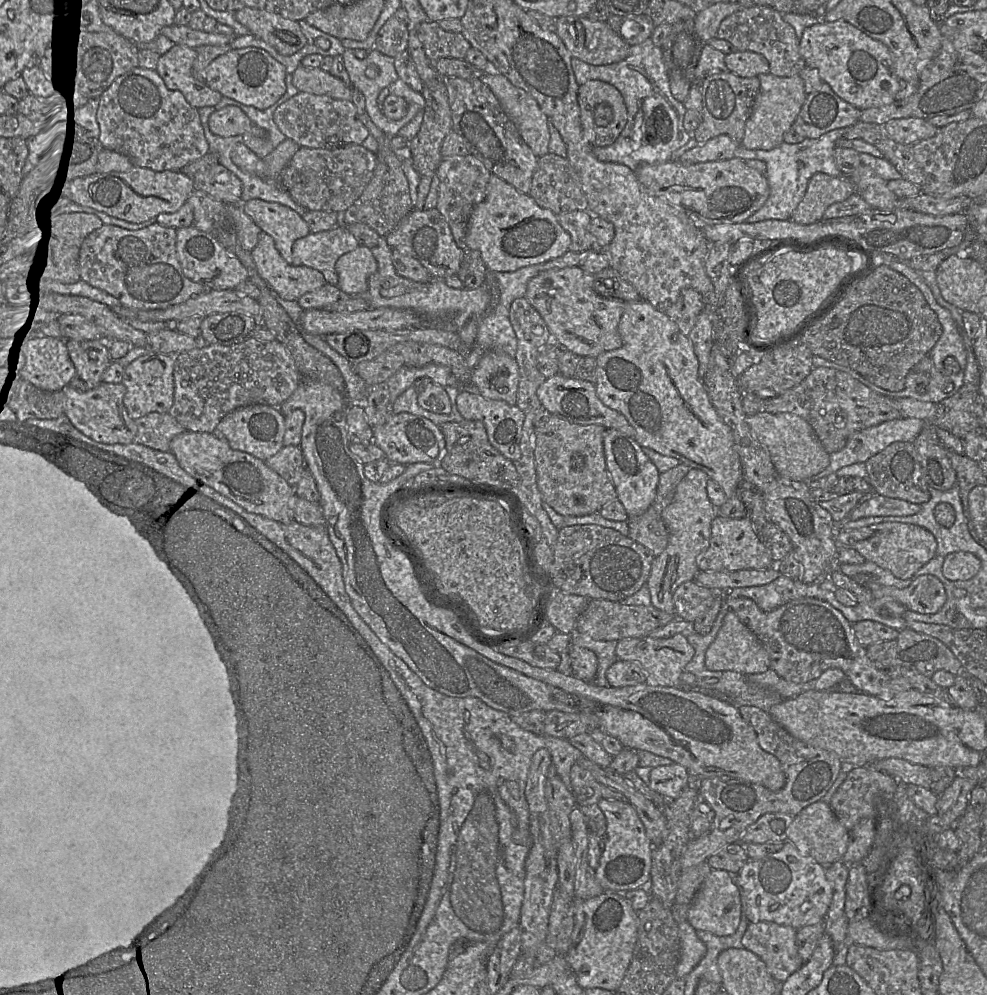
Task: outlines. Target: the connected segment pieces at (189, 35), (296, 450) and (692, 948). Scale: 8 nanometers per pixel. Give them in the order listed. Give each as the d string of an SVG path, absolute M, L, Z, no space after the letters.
M171 25L164 27L161 35L169 38L176 45L196 49L201 46L230 45L235 35L208 33L204 30L194 30L189 26Z
M283 446L265 464L281 476L289 485L296 487L306 470L304 455L299 446Z
M688 922L679 924L679 938L681 941L681 956L676 966L676 979L683 979L703 959L706 945L698 938L696 930Z

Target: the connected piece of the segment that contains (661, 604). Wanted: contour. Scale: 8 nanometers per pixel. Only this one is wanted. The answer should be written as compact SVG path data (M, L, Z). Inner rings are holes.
M691 468L678 484L672 502L662 511L669 542L666 549L654 557L651 572L647 580L652 605L669 614L675 614L673 595L684 582L693 581L699 572L698 556L710 544L711 525L718 515L718 509L711 503L707 494L707 482L710 477L702 470Z

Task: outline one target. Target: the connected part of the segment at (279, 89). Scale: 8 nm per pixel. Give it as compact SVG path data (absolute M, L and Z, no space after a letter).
M247 47L231 49L214 59L204 71L204 82L222 96L236 100L246 106L265 110L274 105L286 92L286 68L266 51Z

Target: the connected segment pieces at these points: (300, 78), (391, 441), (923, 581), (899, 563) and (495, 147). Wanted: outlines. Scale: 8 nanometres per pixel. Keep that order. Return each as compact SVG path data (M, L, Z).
M298 66L292 74L292 84L299 92L307 92L315 95L326 95L339 100L351 100L352 86L347 86L341 79L330 72L323 71L320 67Z
M390 412L388 420L380 426L372 427L372 430L373 442L383 450L391 464L438 463L446 446L440 426L424 417L407 412Z
M933 575L919 576L904 589L880 585L876 581L863 586L869 589L874 599L892 599L907 610L921 614L938 612L947 600L943 584Z
M883 522L853 530L841 530L835 539L838 547L856 550L866 561L890 571L896 578L912 577L936 553L934 536L925 528L899 522Z
M443 78L451 110L452 130L461 137L470 154L480 160L491 173L519 192L529 194L539 158L524 142L489 86L479 78Z

